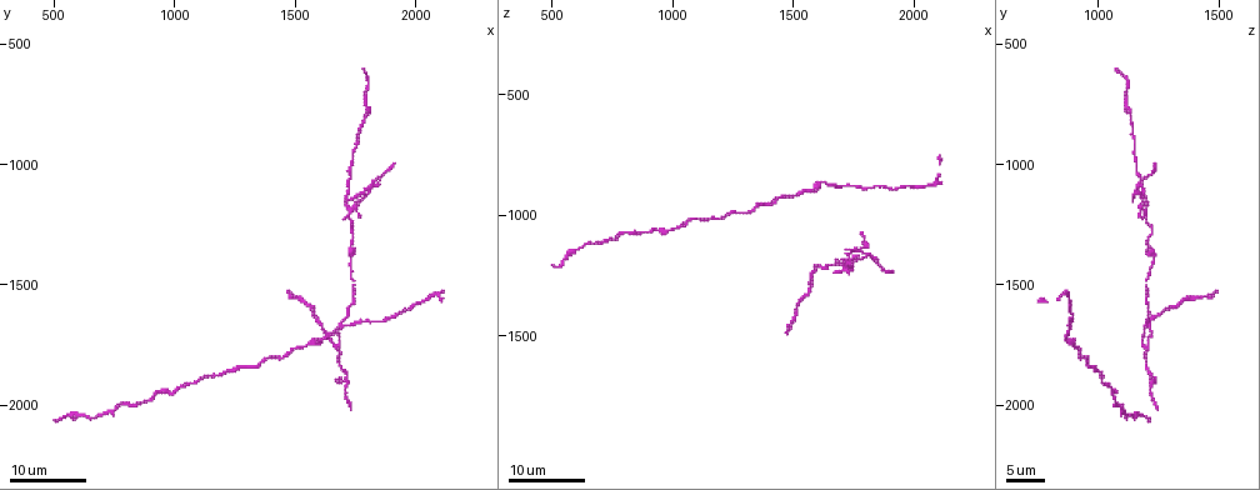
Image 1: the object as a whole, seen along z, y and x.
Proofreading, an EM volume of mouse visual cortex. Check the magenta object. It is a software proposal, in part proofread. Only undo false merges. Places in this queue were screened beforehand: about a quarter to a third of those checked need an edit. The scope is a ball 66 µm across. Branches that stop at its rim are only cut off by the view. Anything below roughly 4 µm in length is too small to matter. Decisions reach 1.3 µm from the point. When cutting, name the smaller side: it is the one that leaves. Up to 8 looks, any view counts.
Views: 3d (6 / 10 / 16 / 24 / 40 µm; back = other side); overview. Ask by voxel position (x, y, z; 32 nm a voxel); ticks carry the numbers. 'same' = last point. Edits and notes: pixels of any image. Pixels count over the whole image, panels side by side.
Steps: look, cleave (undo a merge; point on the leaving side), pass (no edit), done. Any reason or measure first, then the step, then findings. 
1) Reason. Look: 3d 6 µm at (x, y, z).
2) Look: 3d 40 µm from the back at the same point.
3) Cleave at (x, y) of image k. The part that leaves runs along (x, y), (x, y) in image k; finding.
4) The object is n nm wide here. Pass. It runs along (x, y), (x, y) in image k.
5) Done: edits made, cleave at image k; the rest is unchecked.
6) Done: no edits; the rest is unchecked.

Four-way junction. Look: 3d 16 µm at (1730, 1180, 1190).

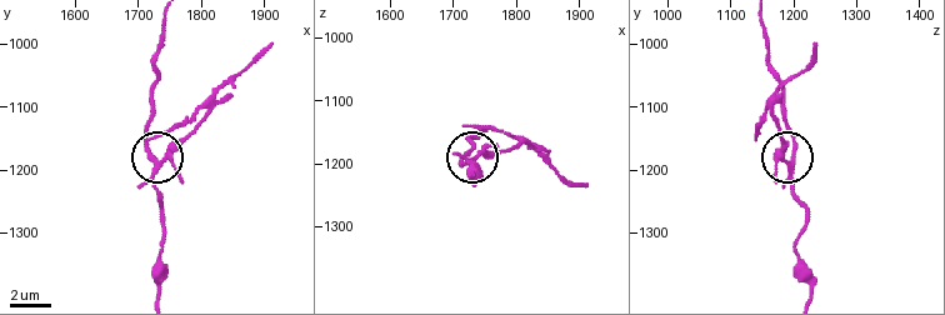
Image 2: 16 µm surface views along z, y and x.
Look: 3d 10 µm at (1735, 1185, 1185).

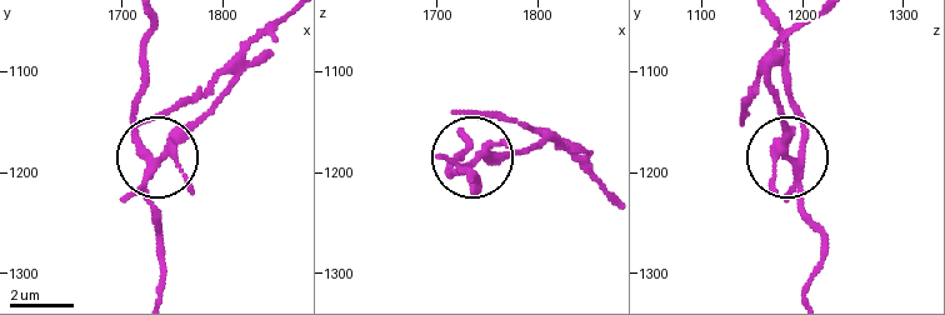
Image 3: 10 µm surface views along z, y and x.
The side arm is 10 µm long. Cleave at (180, 134) of image 3. The part that leaves runs along (149, 165), (219, 95), (243, 55), (283, 23) in image 3; two neurons meet here.

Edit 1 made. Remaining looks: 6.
Look: overview.

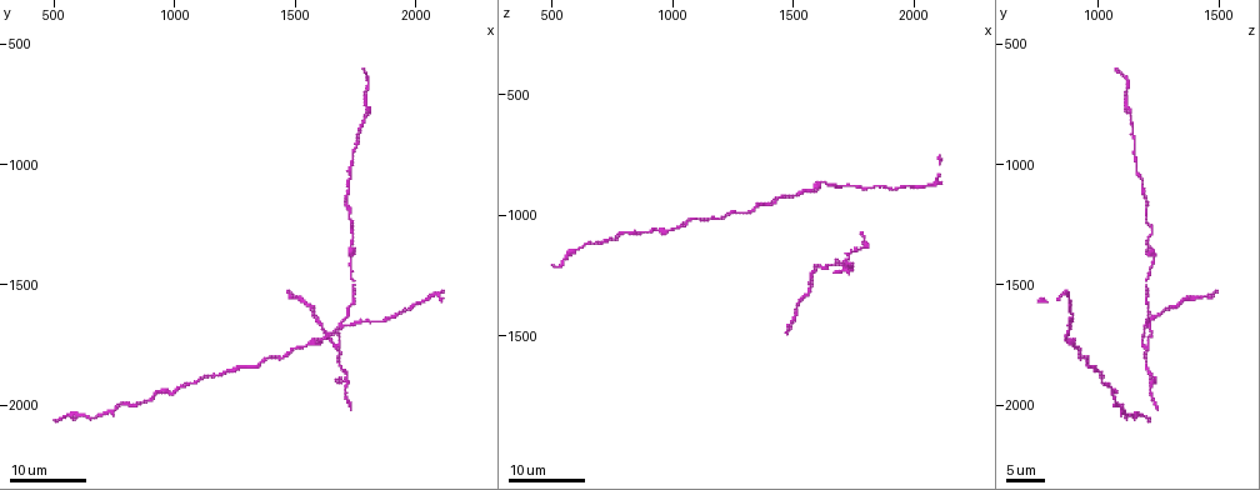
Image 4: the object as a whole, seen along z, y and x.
Narrows sharply. Look: 3d 24 µm at (1380, 1810, 950).

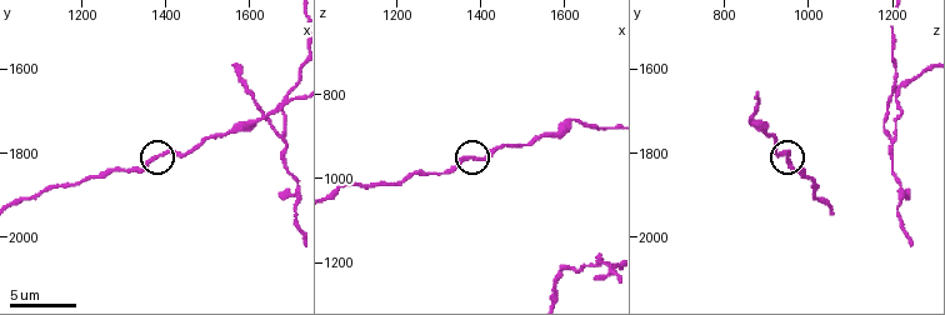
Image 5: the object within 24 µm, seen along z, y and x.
Look: 3d 10 µm at (1380, 1805, 950).

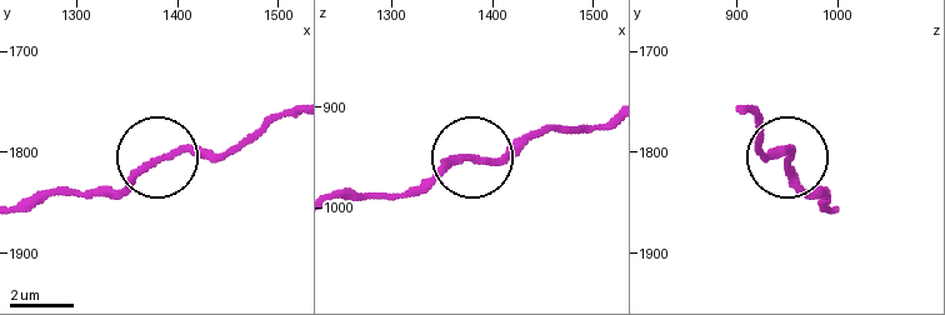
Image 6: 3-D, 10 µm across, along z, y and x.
Pass. Continuous, no second neuron.

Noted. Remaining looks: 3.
Branch point. Look: 3d 10 µm at (1685, 1760, 1185).

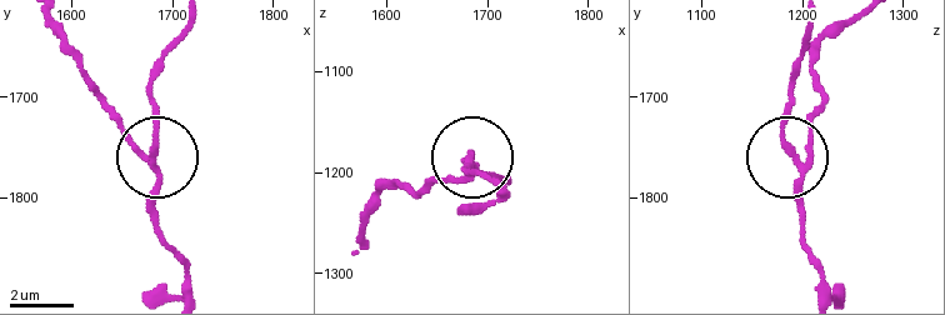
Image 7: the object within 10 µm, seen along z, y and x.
From behind. Look: 3d 10 µm from the back at (1680, 1756, 1188).

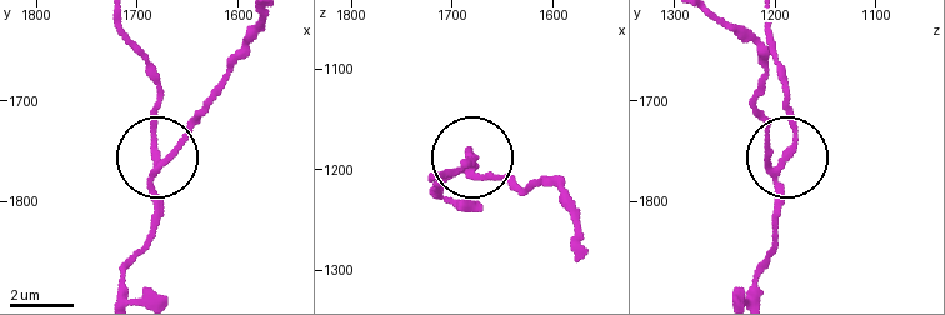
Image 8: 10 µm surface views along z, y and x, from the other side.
3 arms meet here. Cleave at (183, 135) of image 8. The part that leaves runs along (155, 170), (258, 20) in image 8; a second neuron is stuck on.

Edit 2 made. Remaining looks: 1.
Done: edits made, cleave at image 3, cleave at image 8; the rest is unchecked.

